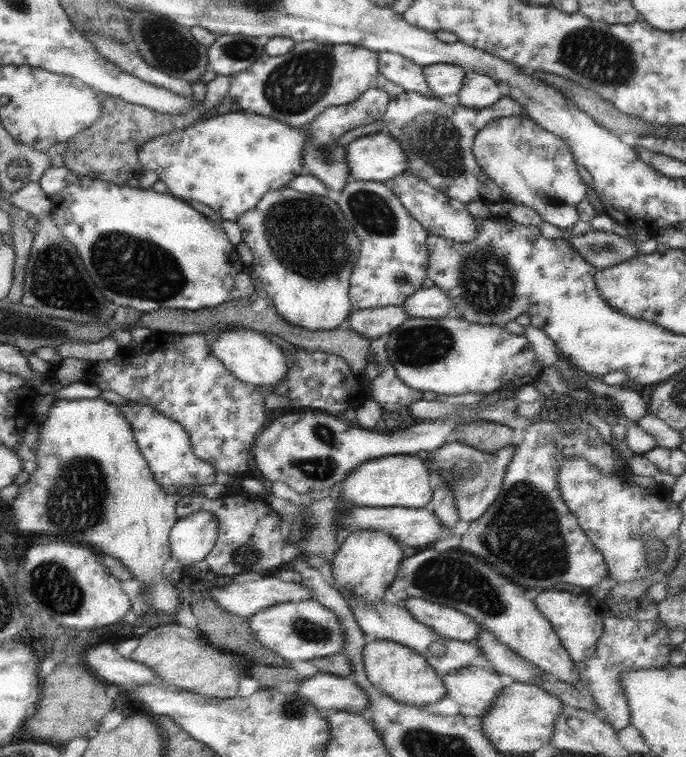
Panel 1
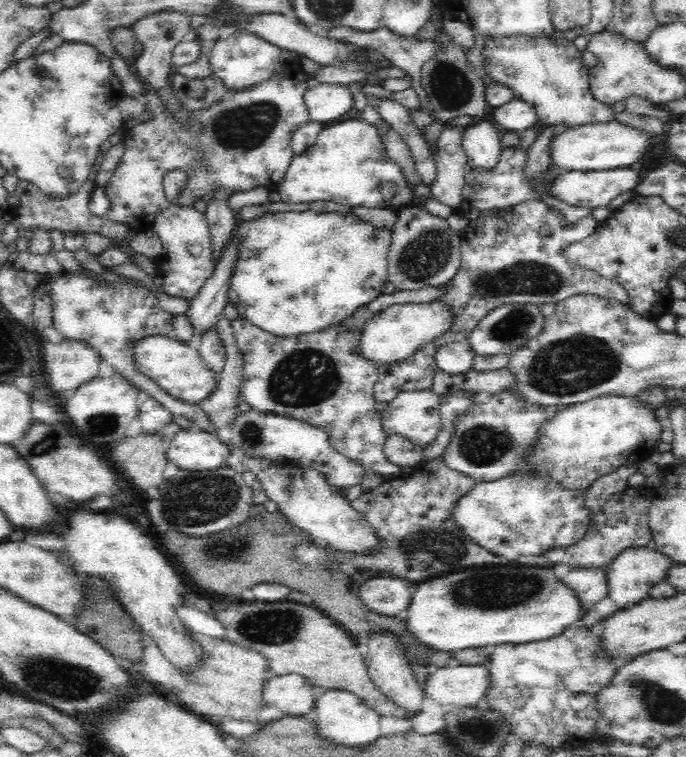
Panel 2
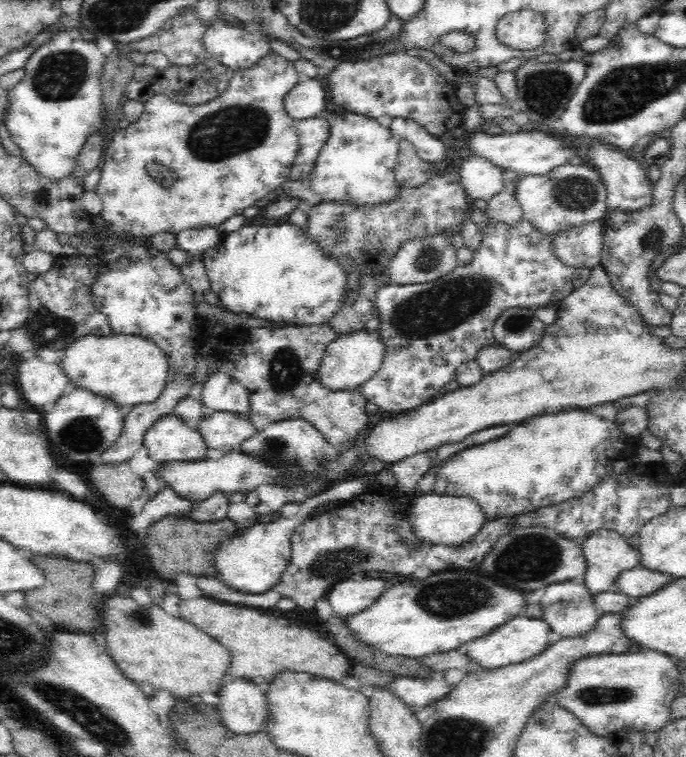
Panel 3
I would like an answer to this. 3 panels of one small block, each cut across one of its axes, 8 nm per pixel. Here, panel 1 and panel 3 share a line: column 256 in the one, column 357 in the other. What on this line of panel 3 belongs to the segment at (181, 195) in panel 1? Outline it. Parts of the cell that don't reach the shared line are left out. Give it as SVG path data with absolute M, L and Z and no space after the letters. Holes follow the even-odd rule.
M346 112L334 122L330 130L330 138L322 146L316 166L310 172L310 176L306 176L306 180L288 180L280 188L280 196L298 198L304 202L304 208L312 208L324 202L348 202L348 204L358 204L358 206L378 206L378 204L394 202L400 196L400 184L396 182L396 174L394 174L396 164L398 164L398 150L400 150L400 142L398 138L394 138L388 122L378 122L362 114Z

